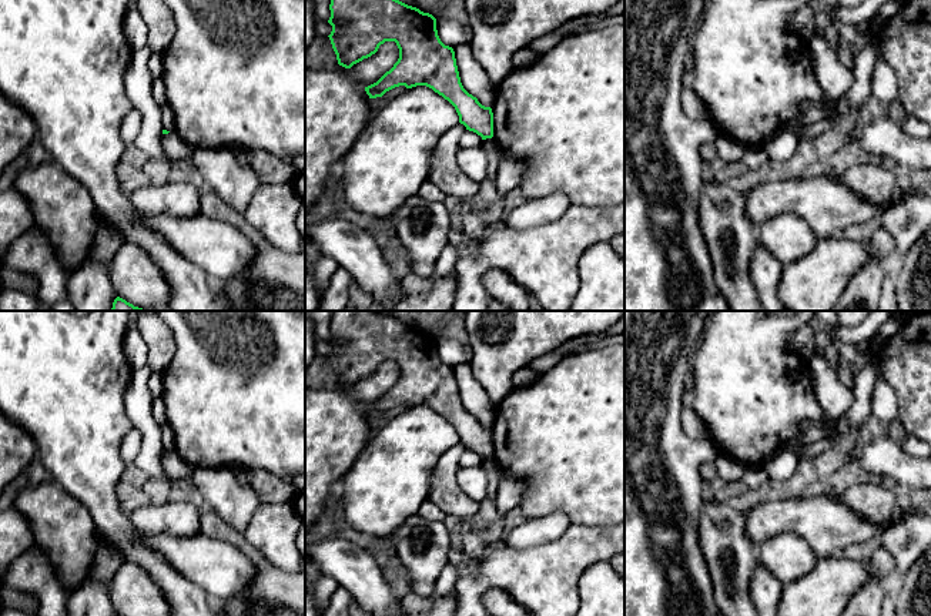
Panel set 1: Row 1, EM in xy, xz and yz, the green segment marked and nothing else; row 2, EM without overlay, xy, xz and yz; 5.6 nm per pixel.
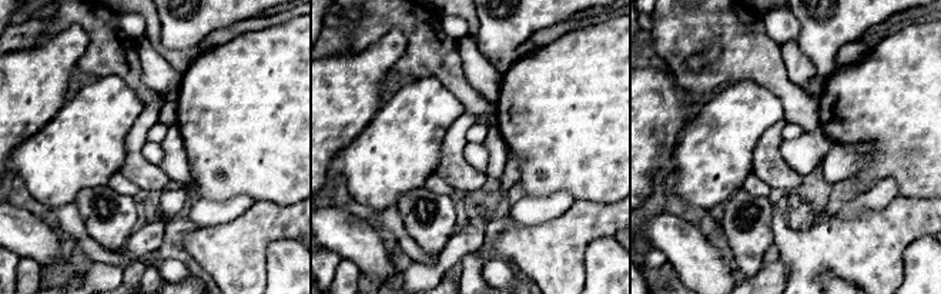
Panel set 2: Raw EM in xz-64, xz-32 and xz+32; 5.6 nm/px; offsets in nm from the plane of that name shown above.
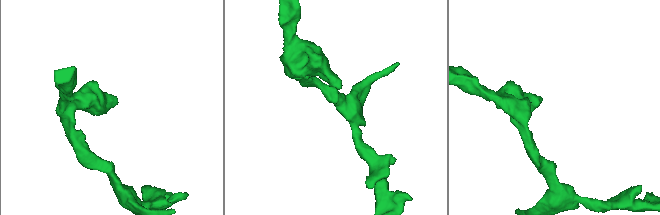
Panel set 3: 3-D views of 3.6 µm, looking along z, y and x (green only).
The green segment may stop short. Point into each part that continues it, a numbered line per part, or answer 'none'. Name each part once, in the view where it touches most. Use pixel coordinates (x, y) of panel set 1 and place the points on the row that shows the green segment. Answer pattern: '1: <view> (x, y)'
none

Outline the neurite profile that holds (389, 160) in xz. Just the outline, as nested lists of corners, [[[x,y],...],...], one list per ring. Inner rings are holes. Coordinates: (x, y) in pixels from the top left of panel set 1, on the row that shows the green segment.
[[[426,86],[408,88],[371,117],[338,164],[336,175],[346,202],[375,218],[389,217],[406,200],[418,195],[431,173],[431,158],[439,138],[459,124],[455,107]]]

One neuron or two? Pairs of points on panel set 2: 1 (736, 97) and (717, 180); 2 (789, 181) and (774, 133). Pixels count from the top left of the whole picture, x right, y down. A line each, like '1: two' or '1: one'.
1: one
2: one

